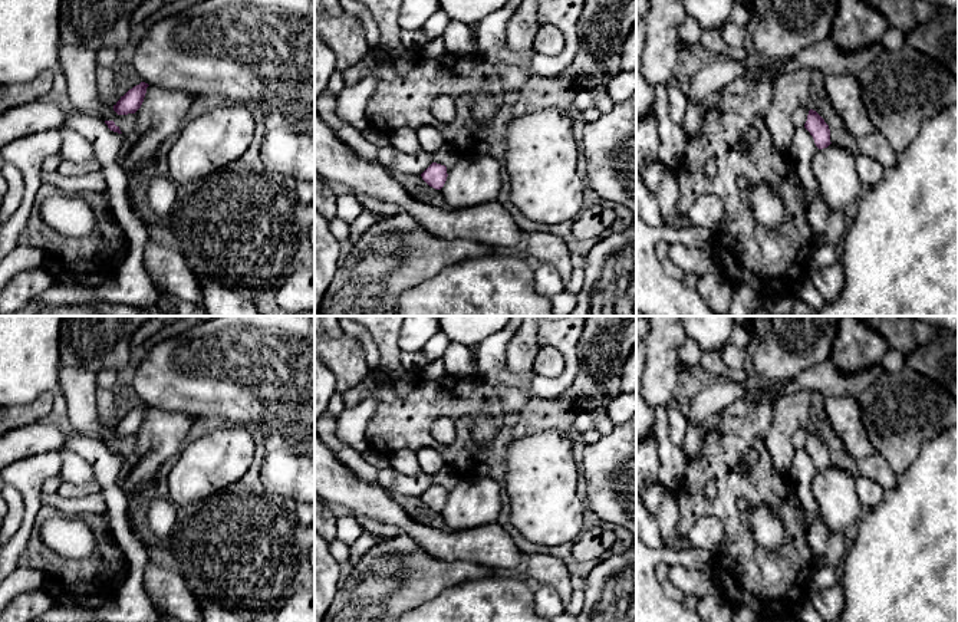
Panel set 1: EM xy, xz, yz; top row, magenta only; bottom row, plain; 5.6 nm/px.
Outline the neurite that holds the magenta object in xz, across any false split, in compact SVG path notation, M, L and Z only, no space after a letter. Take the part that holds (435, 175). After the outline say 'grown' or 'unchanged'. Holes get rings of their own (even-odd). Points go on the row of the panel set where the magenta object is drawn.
M432 162L422 174L422 180L432 188L441 190L447 181L447 167Z; unchanged

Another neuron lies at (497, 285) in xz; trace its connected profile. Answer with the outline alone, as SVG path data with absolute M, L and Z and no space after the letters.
M494 253L444 267L437 276L404 292L396 316L553 316L550 299L534 290L534 270L518 257Z

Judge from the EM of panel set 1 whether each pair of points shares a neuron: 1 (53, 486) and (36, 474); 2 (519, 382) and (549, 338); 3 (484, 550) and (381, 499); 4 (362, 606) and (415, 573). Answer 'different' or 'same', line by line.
1: different
2: different
3: same
4: same

